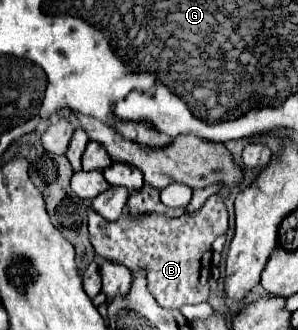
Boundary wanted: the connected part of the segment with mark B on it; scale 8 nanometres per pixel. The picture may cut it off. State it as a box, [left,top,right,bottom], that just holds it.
[89,195,227,309]

